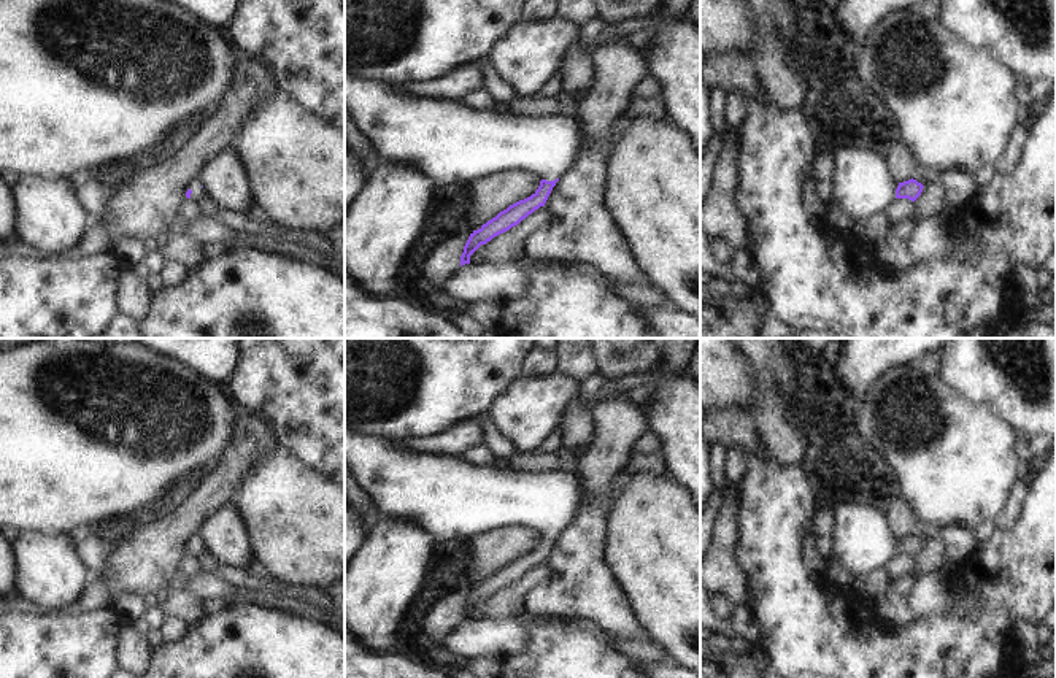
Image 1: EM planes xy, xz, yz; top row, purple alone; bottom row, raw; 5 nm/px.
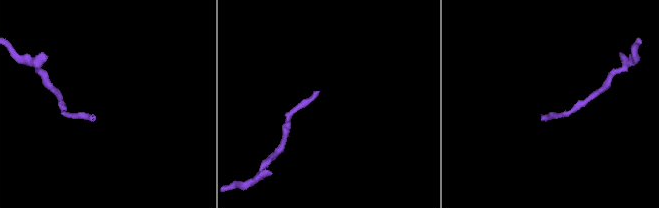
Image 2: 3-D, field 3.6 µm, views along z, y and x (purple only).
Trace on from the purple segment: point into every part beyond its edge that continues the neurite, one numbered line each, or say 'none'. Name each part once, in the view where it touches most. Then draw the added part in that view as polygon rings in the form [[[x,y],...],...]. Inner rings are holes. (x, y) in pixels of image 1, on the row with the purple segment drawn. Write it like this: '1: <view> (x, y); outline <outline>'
1: xy (199, 194); outline [[[198,173],[197,175],[192,175],[184,184],[183,184],[183,198],[187,198],[186,197],[186,192],[187,191],[192,191],[189,200],[194,200],[195,203],[202,203],[205,198],[210,198],[208,194],[205,192],[205,187],[203,184],[200,183],[198,179]]]

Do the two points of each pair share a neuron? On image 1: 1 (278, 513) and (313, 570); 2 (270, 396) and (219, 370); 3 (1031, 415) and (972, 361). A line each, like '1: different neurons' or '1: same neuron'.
1: same neuron
2: different neurons
3: same neuron

